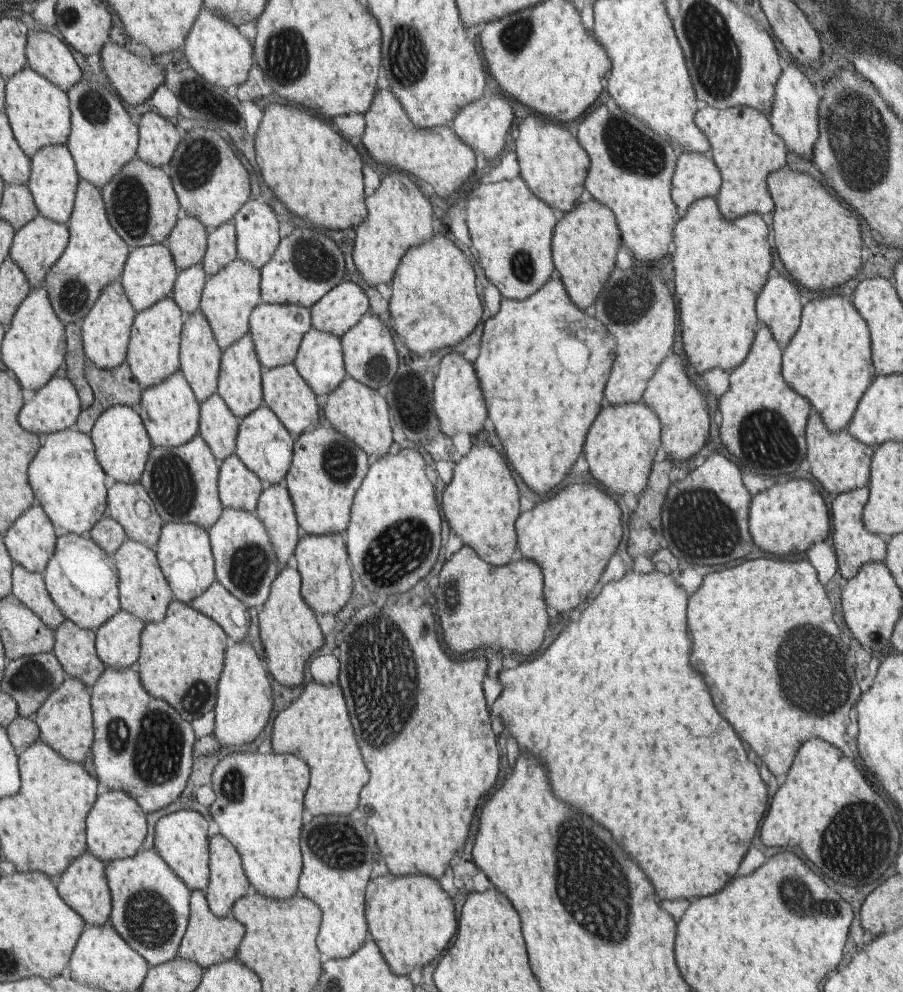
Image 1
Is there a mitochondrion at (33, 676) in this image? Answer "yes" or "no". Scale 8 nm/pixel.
yes

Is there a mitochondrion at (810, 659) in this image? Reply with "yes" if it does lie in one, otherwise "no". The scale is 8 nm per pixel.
yes

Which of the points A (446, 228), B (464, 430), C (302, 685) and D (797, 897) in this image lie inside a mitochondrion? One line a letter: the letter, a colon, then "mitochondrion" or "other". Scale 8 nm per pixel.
A: other
B: other
C: other
D: mitochondrion

